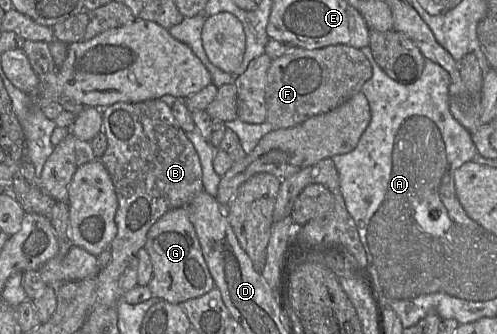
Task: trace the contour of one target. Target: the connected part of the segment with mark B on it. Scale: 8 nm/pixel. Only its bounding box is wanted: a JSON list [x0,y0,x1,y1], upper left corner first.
[96,99,202,307]

